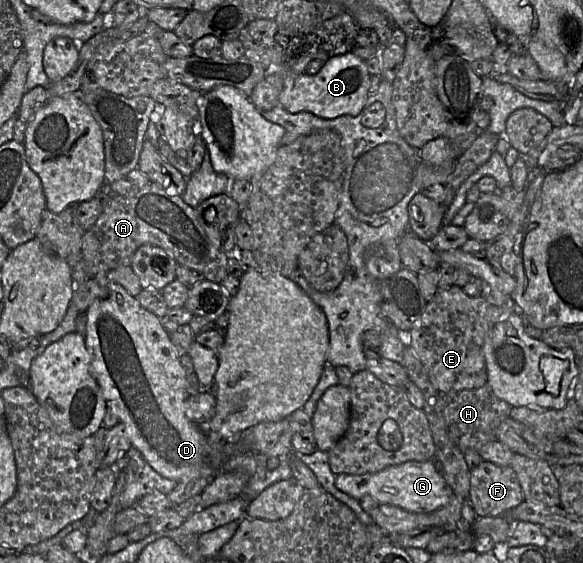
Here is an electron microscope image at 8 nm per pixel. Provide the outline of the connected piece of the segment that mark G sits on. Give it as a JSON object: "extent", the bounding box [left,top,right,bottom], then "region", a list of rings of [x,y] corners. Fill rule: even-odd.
{"extent":[335,460,454,512],"region":[[[434,460],[407,461],[389,466],[376,473],[363,475],[338,474],[335,477],[336,487],[360,500],[365,495],[372,496],[379,504],[389,504],[410,512],[433,512],[446,506],[454,495],[453,490],[436,468]]]}

